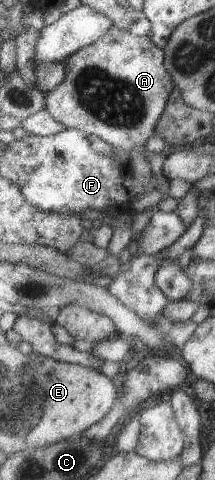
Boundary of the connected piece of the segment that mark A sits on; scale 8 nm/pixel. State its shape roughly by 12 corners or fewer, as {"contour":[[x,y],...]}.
{"contour":[[113,26],[63,61],[46,108],[115,150],[156,134],[166,52]]}

